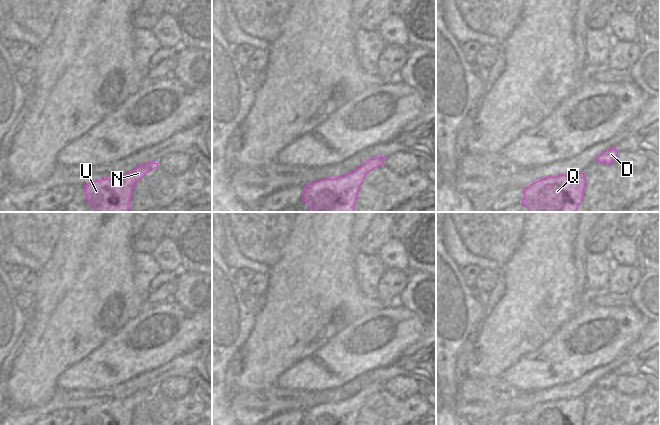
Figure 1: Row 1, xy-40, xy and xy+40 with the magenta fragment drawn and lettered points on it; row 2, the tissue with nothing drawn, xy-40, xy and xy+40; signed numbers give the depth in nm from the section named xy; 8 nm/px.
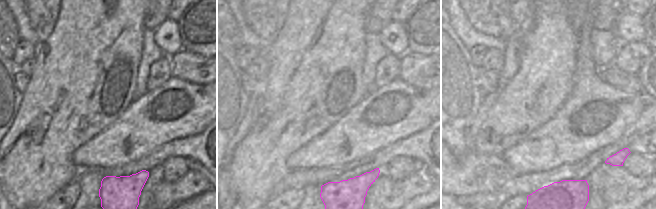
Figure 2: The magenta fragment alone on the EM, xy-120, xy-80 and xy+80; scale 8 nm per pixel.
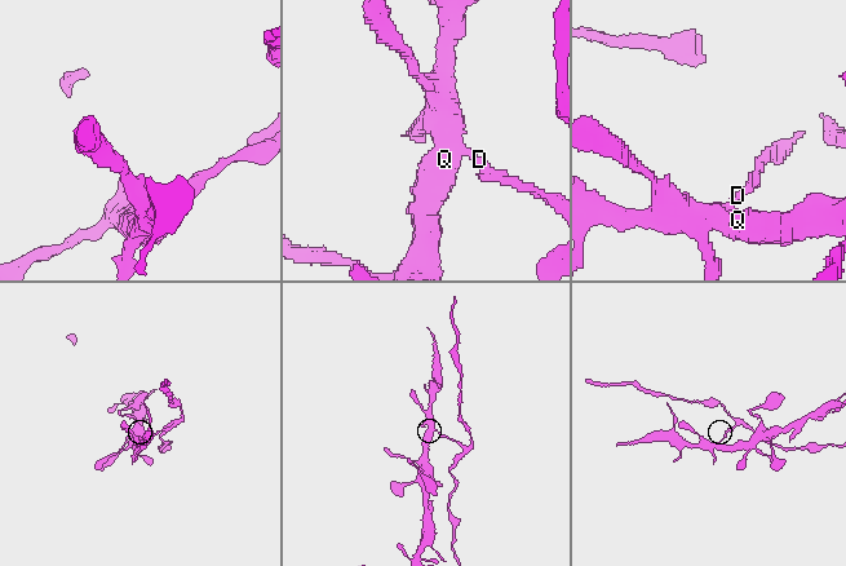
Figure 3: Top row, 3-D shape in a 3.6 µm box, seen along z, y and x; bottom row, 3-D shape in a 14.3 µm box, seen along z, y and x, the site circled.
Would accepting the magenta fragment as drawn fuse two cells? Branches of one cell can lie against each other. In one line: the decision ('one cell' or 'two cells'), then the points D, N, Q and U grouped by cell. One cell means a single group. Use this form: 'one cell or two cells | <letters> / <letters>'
two cells | D / N Q U

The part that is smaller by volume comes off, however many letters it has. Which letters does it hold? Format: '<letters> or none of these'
D

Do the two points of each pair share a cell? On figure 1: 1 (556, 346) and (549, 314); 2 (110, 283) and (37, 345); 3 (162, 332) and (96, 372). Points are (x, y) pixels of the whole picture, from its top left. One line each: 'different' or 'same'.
1: different
2: same
3: same

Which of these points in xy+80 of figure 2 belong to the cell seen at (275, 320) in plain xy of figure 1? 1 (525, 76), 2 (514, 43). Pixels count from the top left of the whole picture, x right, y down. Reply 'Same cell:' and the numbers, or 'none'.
Same cell: 1

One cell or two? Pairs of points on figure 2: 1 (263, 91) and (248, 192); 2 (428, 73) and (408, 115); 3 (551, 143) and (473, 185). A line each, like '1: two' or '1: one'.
1: one
2: two
3: two

